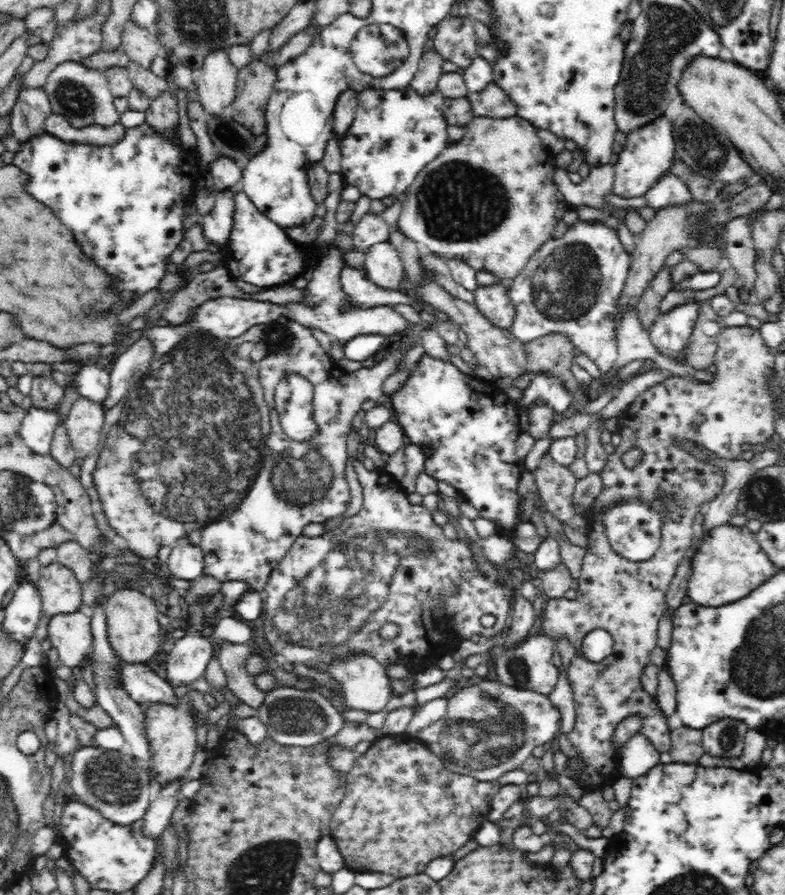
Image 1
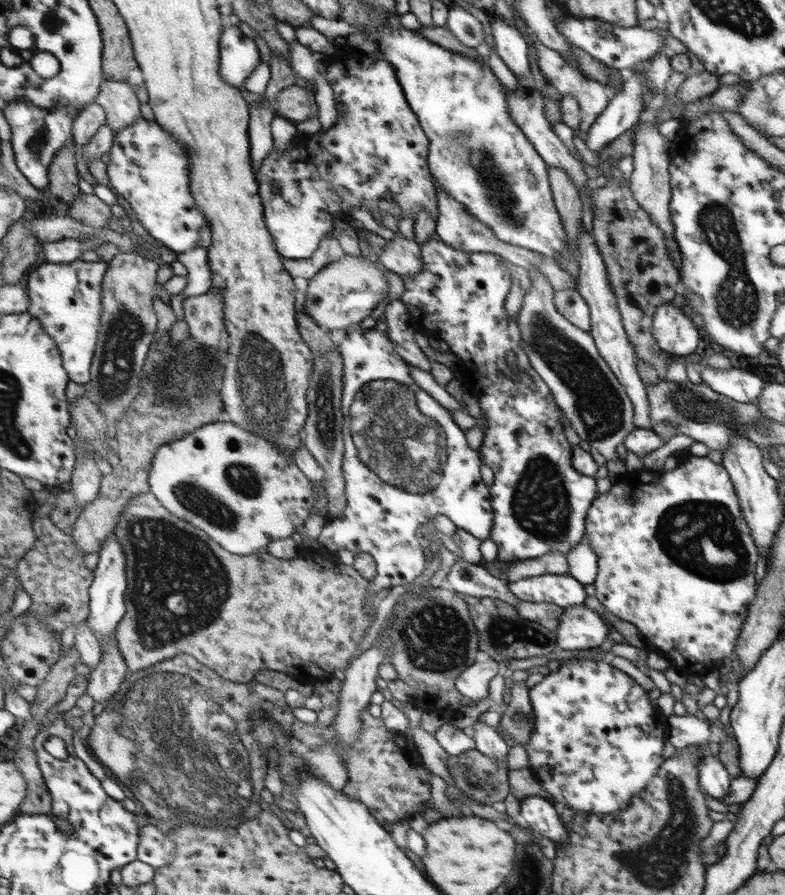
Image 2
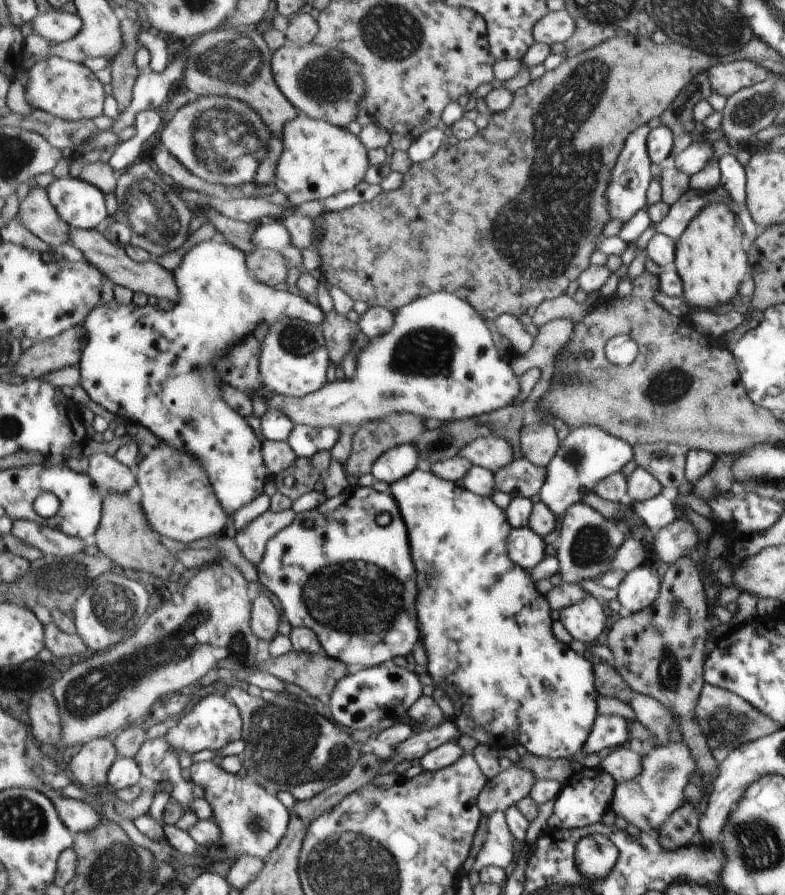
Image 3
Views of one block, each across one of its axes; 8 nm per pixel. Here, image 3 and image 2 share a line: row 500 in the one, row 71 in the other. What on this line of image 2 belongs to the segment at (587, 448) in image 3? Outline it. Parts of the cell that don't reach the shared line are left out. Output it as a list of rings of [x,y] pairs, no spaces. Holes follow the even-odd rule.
[[[527,28],[527,34],[536,49],[536,55],[538,56],[538,66],[542,72],[544,78],[550,83],[560,94],[560,96],[571,94],[576,97],[580,108],[581,123],[579,124],[579,137],[582,140],[587,139],[589,128],[594,124],[597,116],[606,108],[608,104],[608,97],[606,97],[605,85],[597,80],[586,77],[576,65],[568,64],[561,54],[558,54],[555,50],[544,46],[540,40],[538,40],[536,34],[532,28]]]

